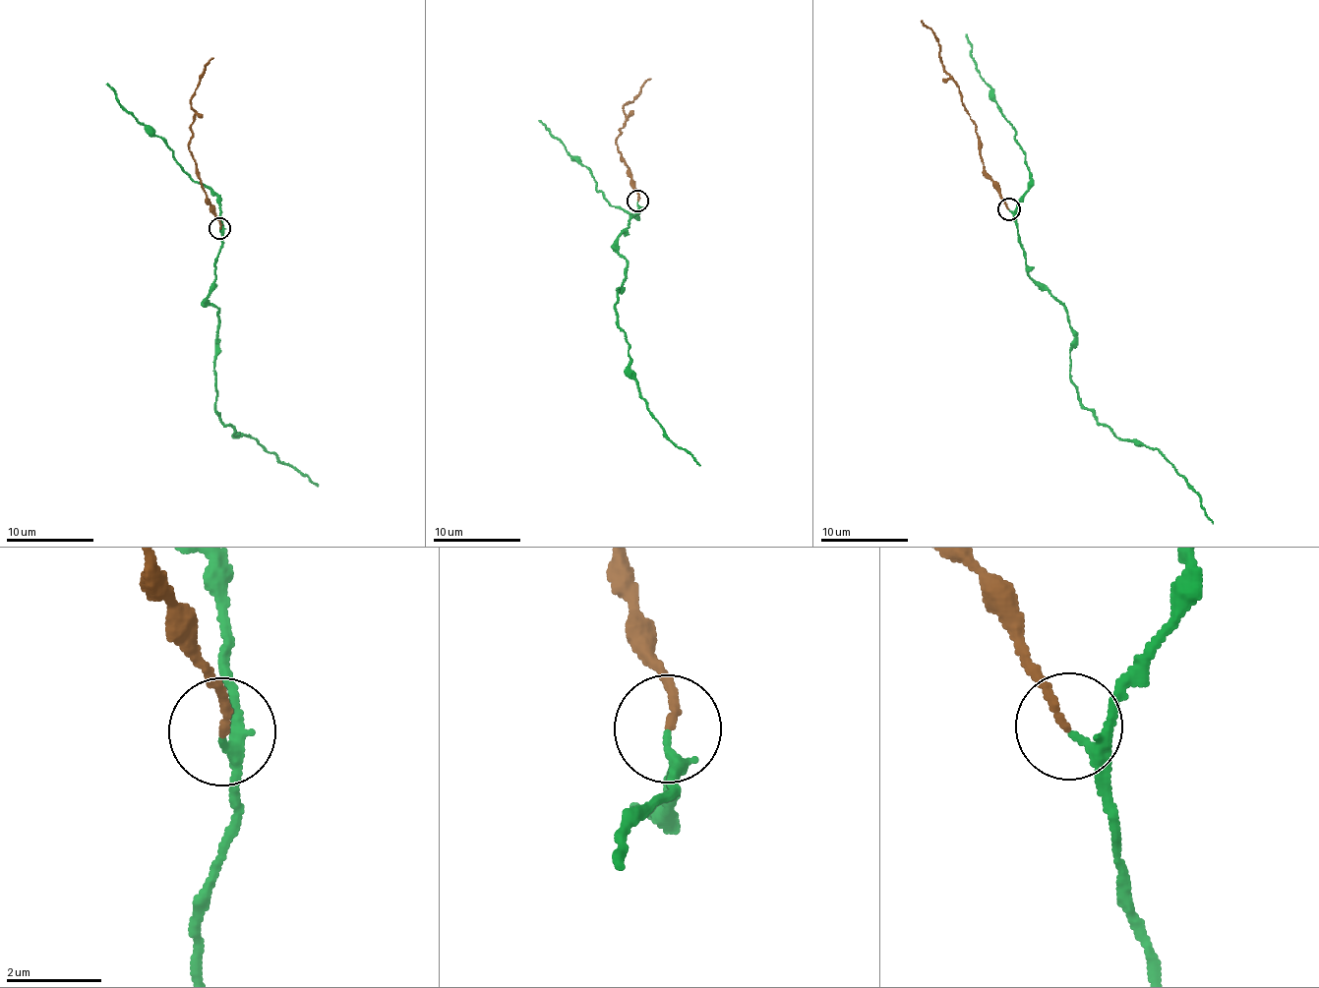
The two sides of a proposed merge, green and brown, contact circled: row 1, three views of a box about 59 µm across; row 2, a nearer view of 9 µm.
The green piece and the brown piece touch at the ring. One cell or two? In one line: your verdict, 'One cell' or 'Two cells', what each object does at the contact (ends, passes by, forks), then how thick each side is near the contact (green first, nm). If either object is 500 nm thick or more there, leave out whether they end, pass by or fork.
One cell. At the ring green passes by. At the ring brown ends. Thickness 180 nm (green) against 150 nm

